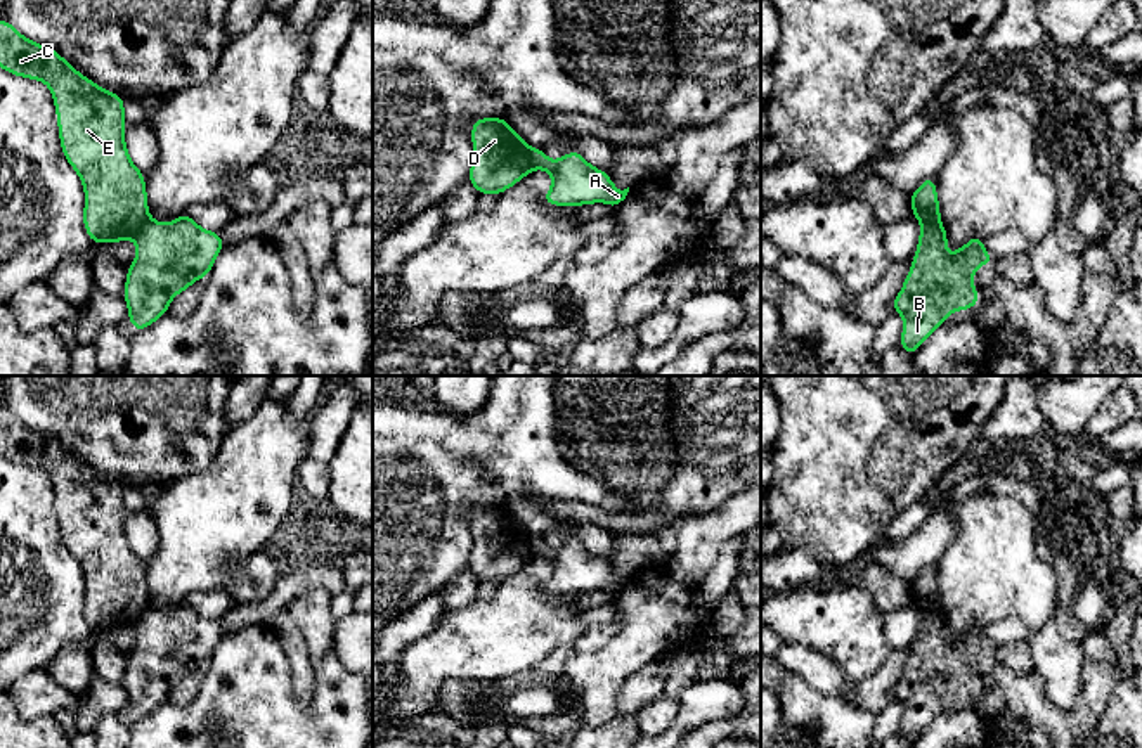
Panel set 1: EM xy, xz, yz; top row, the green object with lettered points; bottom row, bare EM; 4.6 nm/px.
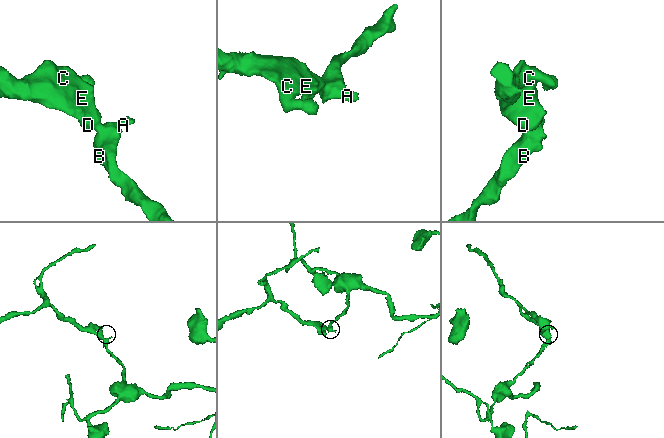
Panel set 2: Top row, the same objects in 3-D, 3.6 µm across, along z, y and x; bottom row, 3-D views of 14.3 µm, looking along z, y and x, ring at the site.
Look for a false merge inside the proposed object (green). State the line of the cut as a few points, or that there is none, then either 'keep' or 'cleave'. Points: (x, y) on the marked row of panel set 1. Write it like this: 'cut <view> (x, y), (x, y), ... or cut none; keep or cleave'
cut xy (149, 219), (134, 238); cleave

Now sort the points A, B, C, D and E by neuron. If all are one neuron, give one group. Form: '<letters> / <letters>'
A B / C D E

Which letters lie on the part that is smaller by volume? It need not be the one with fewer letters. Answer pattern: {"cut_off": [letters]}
{"cut_off": ["C", "D", "E"]}

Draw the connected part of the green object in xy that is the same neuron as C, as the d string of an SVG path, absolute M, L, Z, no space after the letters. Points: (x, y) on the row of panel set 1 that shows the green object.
M0 19L0 68L49 85L62 154L85 189L83 225L90 241L101 244L135 239L149 220L149 206L144 173L130 161L125 144L125 99L78 73L57 50L24 38L5 19Z

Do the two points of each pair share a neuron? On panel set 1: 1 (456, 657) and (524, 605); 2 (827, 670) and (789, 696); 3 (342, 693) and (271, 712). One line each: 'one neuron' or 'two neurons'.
1: one neuron
2: two neurons
3: one neuron

